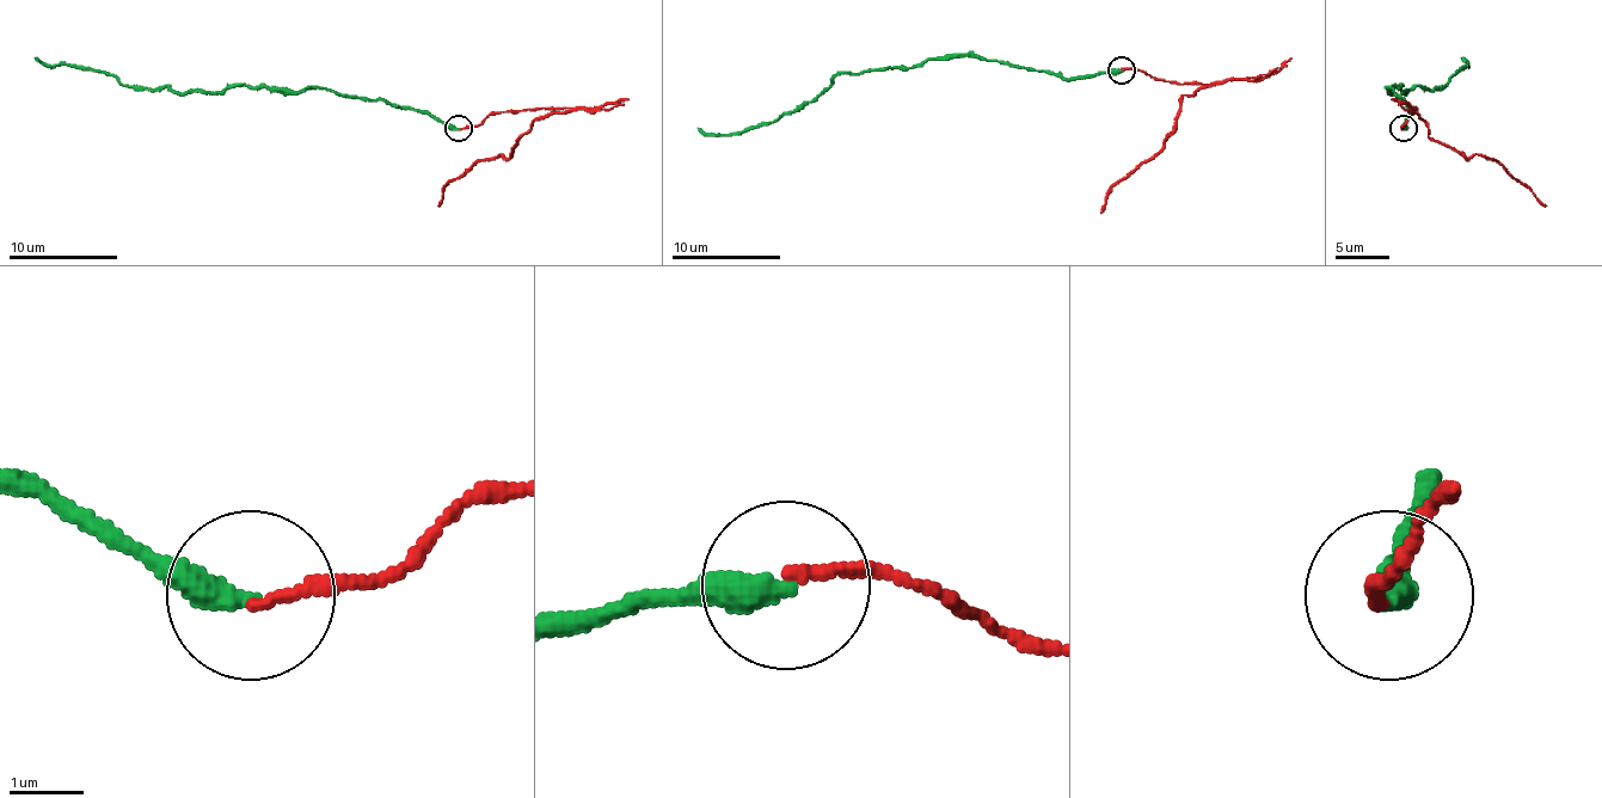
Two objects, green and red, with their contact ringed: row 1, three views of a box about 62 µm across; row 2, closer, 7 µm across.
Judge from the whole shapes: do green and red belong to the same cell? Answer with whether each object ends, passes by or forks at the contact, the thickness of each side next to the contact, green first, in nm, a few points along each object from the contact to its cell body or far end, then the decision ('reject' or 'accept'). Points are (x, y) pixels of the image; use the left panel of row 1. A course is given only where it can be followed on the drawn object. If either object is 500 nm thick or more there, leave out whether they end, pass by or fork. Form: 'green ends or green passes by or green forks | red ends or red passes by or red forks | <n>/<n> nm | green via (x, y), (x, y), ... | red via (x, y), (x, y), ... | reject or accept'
green ends | red ends | 360/150 nm | green via (458, 129), (381, 99), (324, 88), (249, 85), (178, 93), (170, 85), (123, 85), (110, 74), (34, 59) | red via (458, 129), (479, 126), (498, 112), (547, 112), (507, 159), (498, 153), (477, 159), (443, 189), (439, 208) | reject

